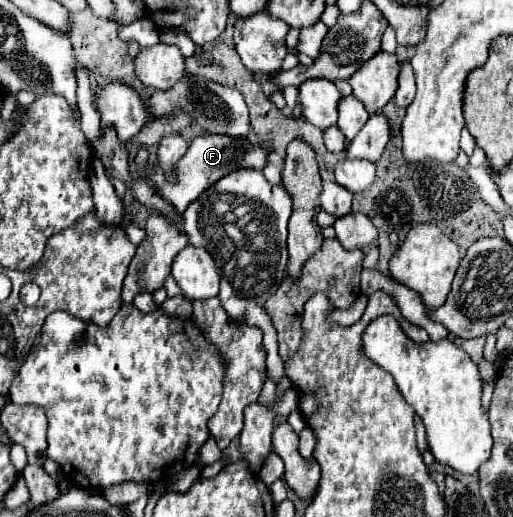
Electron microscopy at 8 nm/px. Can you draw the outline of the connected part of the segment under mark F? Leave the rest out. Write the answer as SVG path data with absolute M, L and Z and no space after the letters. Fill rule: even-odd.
M200 135L196 139L192 139L186 155L176 163L176 181L170 183L166 181L166 173L162 171L160 165L152 165L146 169L144 177L156 185L158 195L162 199L166 199L180 215L186 211L186 207L198 199L198 195L202 191L206 191L210 185L214 185L218 179L222 179L224 175L228 175L230 171L236 169L264 169L266 159L268 159L270 147L266 147L264 143L254 143L250 139L232 139L232 137L224 137L224 135Z

